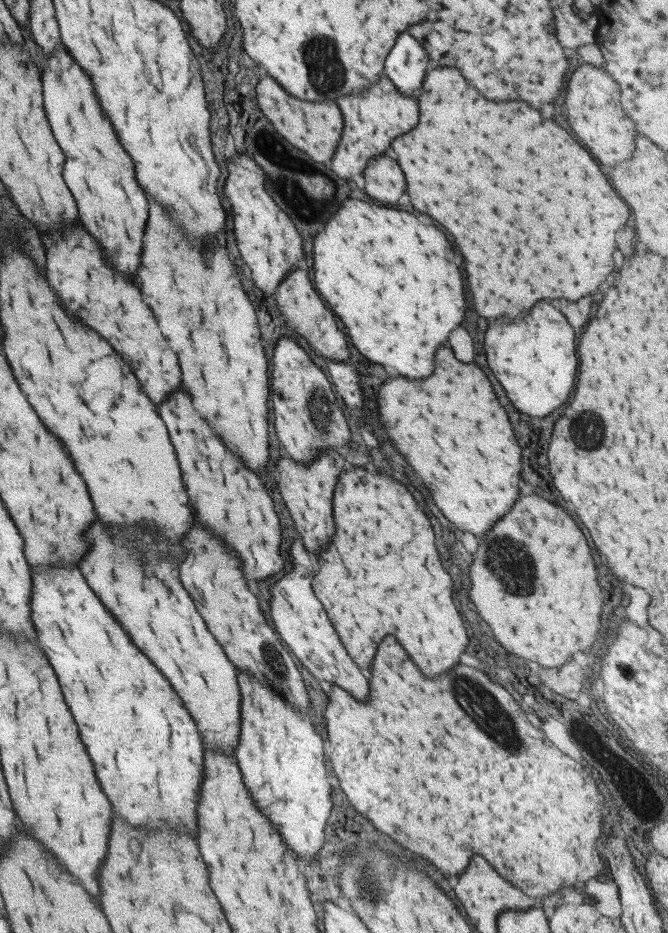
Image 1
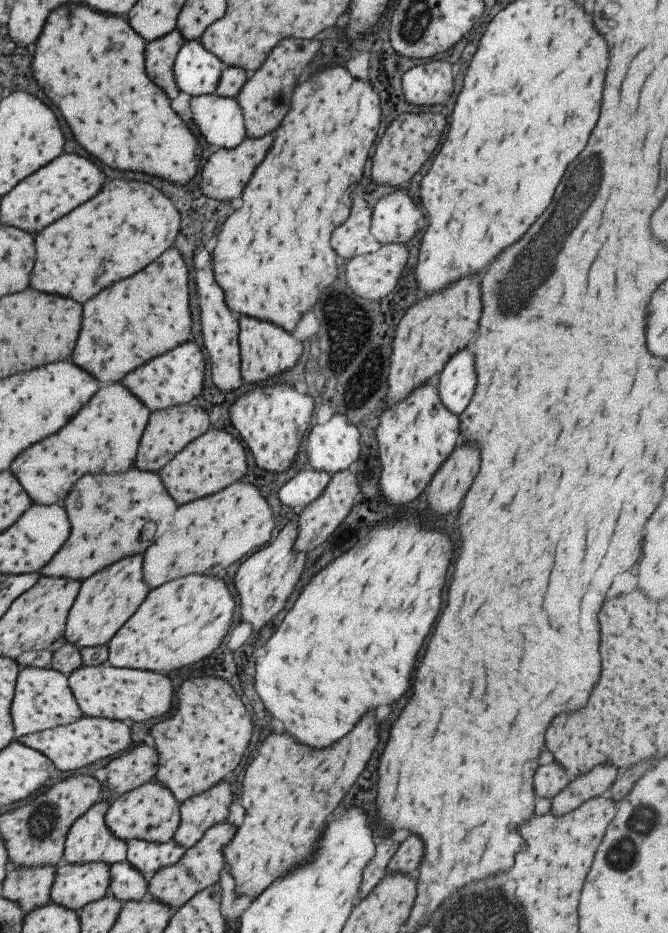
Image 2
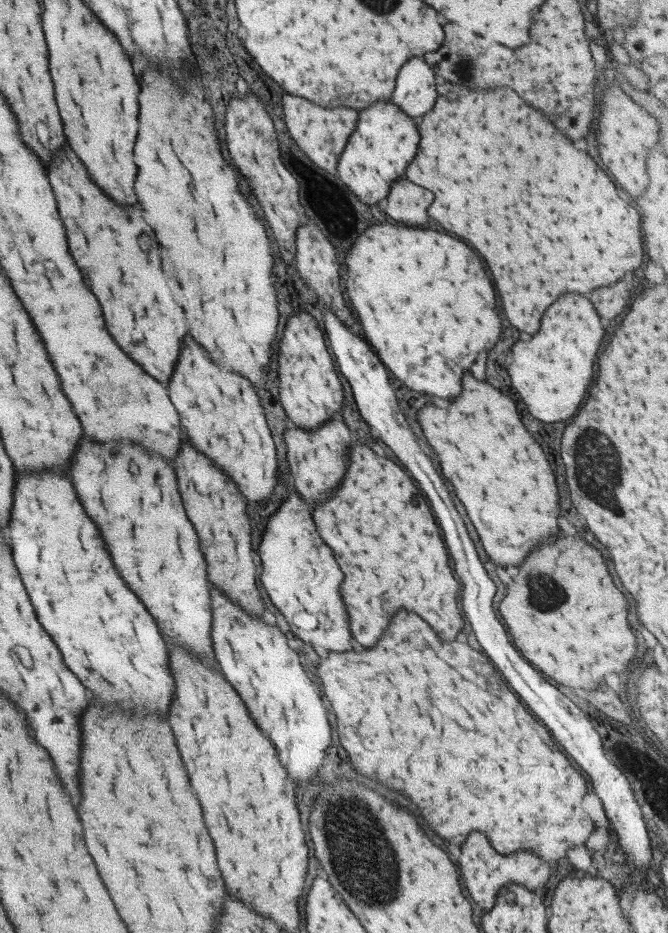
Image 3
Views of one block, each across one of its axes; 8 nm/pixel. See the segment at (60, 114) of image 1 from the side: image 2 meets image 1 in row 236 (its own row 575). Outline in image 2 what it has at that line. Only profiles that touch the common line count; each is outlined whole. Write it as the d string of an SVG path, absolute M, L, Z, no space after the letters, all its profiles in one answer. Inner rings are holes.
M141 556L123 558L102 568L80 582L77 596L68 610L63 637L67 643L79 649L105 645L139 608L149 591L141 576Z

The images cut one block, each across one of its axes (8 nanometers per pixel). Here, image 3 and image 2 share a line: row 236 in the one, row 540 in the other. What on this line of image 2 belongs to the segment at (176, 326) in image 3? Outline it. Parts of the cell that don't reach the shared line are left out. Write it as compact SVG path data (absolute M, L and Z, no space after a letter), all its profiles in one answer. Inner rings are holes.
M127 470L111 476L81 476L75 488L67 494L65 502L61 502L70 522L68 537L38 573L41 577L63 577L81 582L109 564L121 560L123 556L143 554L143 550L169 528L177 508L175 504L159 480L158 473ZM147 528L153 530L153 536L143 536Z

